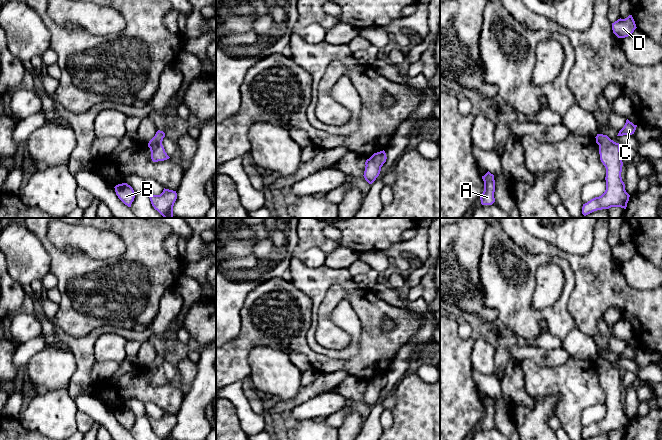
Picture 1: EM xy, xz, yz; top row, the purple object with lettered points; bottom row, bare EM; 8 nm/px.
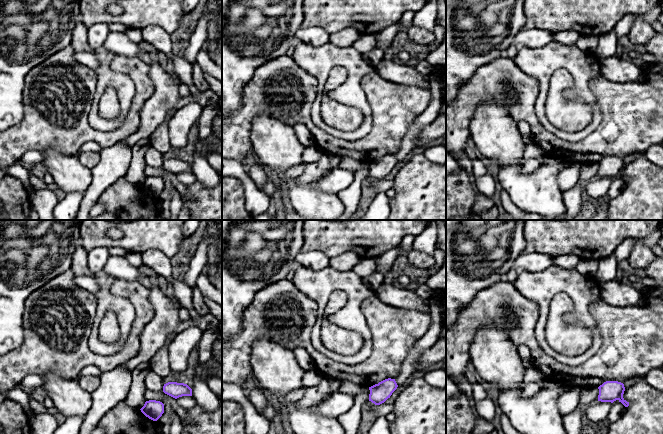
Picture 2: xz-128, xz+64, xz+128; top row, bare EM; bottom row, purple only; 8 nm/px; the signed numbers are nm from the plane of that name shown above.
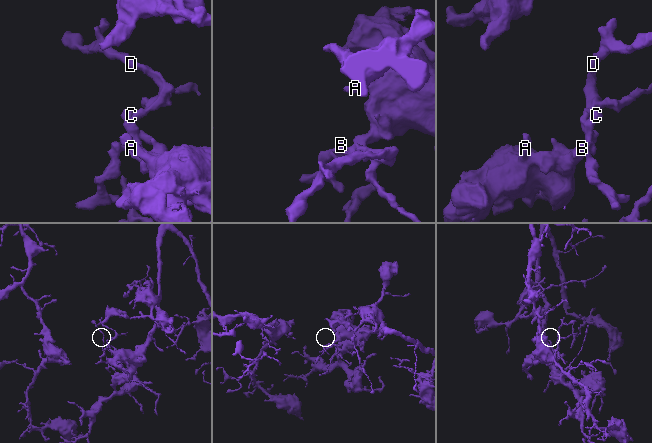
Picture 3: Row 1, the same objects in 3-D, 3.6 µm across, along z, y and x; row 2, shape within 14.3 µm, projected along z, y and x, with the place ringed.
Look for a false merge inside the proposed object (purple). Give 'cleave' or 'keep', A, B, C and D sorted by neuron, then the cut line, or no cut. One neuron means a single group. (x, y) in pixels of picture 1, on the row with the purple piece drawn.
keep | A B C D | no cut

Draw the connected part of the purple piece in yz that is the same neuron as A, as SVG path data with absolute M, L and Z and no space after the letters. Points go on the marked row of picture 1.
M489 171L482 176L484 181L484 191L480 197L482 205L492 205L495 202L494 192L495 192L495 180L494 175Z

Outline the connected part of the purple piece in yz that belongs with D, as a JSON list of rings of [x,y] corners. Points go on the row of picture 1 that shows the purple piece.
[[[629,15],[625,19],[620,18],[614,23],[612,23],[613,33],[618,38],[625,38],[625,37],[630,36],[636,28],[637,27],[632,15]]]

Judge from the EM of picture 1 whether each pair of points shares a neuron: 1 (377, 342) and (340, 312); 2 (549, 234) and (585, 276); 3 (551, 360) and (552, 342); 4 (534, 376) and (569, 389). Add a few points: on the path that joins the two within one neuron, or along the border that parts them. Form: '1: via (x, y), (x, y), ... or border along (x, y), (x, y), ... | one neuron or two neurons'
1: border along (352, 308), (361, 326), (358, 352) | two neurons
2: border along (543, 240), (569, 253), (585, 254), (588, 251) | two neurons
3: border along (529, 346), (545, 349), (560, 348) | two neurons
4: via (543, 380), (560, 380) | one neuron

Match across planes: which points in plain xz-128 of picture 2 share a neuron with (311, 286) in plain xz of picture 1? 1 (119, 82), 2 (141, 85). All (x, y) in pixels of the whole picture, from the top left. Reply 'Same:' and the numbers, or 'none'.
Same: 1

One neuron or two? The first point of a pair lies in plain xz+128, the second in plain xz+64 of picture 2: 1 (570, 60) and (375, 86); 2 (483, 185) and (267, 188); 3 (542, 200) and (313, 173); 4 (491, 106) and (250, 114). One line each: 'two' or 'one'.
1: two
2: one
3: two
4: two

